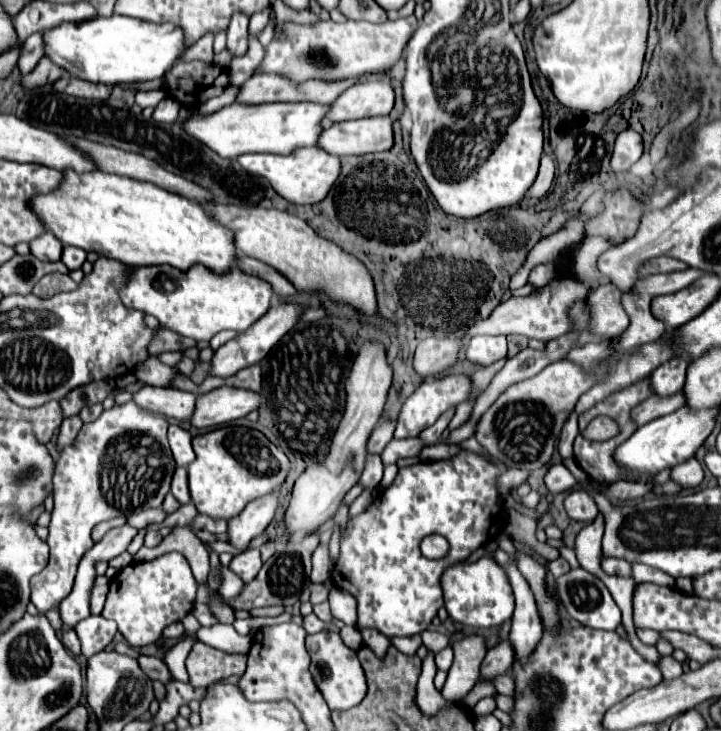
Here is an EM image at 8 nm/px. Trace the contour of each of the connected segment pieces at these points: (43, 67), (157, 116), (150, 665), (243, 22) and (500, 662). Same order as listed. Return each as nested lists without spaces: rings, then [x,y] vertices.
[[[43,57],[39,61],[39,65],[21,79],[21,85],[25,89],[37,89],[37,87],[43,87],[43,85],[51,85],[55,83],[61,75],[65,75],[65,71],[61,67],[57,67],[55,63],[51,63],[47,57]]]
[[[163,99],[155,111],[153,111],[153,119],[155,121],[161,121],[161,123],[175,123],[177,121],[177,113],[179,113],[179,107],[177,101],[169,101],[169,99]]]
[[[143,655],[143,657],[139,657],[139,665],[141,665],[141,669],[143,669],[151,679],[161,681],[163,685],[167,685],[169,681],[173,681],[173,677],[171,677],[167,665],[165,665],[163,659],[159,659],[159,657]]]
[[[235,13],[231,25],[227,29],[227,51],[233,57],[241,57],[247,53],[247,25],[249,19],[241,13]]]
[[[509,641],[499,643],[497,647],[489,649],[483,663],[481,663],[481,679],[479,681],[487,681],[491,683],[495,675],[501,675],[505,671],[511,669],[513,665],[513,647]]]

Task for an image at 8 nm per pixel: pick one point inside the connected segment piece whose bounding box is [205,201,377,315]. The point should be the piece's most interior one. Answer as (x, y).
(283, 241)

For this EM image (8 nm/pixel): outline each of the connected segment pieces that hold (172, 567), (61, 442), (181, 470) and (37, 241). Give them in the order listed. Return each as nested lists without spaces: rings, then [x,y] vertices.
[[[177,551],[165,553],[153,561],[123,567],[109,583],[107,601],[101,615],[117,623],[119,633],[131,647],[147,647],[161,637],[167,625],[181,621],[187,613],[191,613],[195,591],[197,581],[193,579],[187,559]]]
[[[69,417],[61,423],[61,429],[59,429],[59,437],[57,437],[57,451],[61,453],[61,449],[65,449],[65,445],[71,445],[81,429],[83,421],[79,417]]]
[[[177,467],[173,481],[171,481],[171,493],[175,495],[175,499],[185,505],[191,501],[189,497],[189,487],[187,487],[187,469],[185,467]]]
[[[45,231],[41,237],[35,237],[33,243],[29,243],[31,255],[35,255],[41,261],[59,261],[63,245],[53,237],[53,233]]]

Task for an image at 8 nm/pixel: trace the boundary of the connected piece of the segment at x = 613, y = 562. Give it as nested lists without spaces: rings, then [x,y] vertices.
[[[605,557],[601,561],[601,567],[607,575],[617,575],[617,577],[631,577],[631,565],[625,559],[613,559]]]

